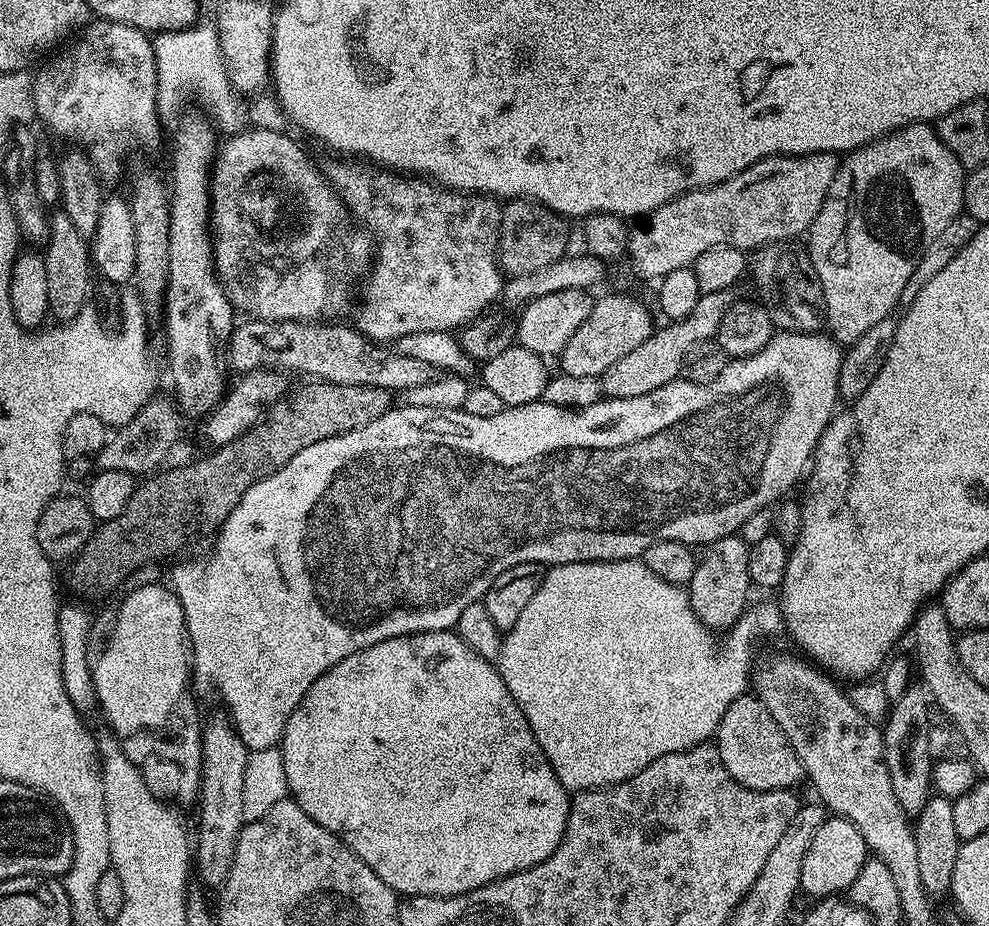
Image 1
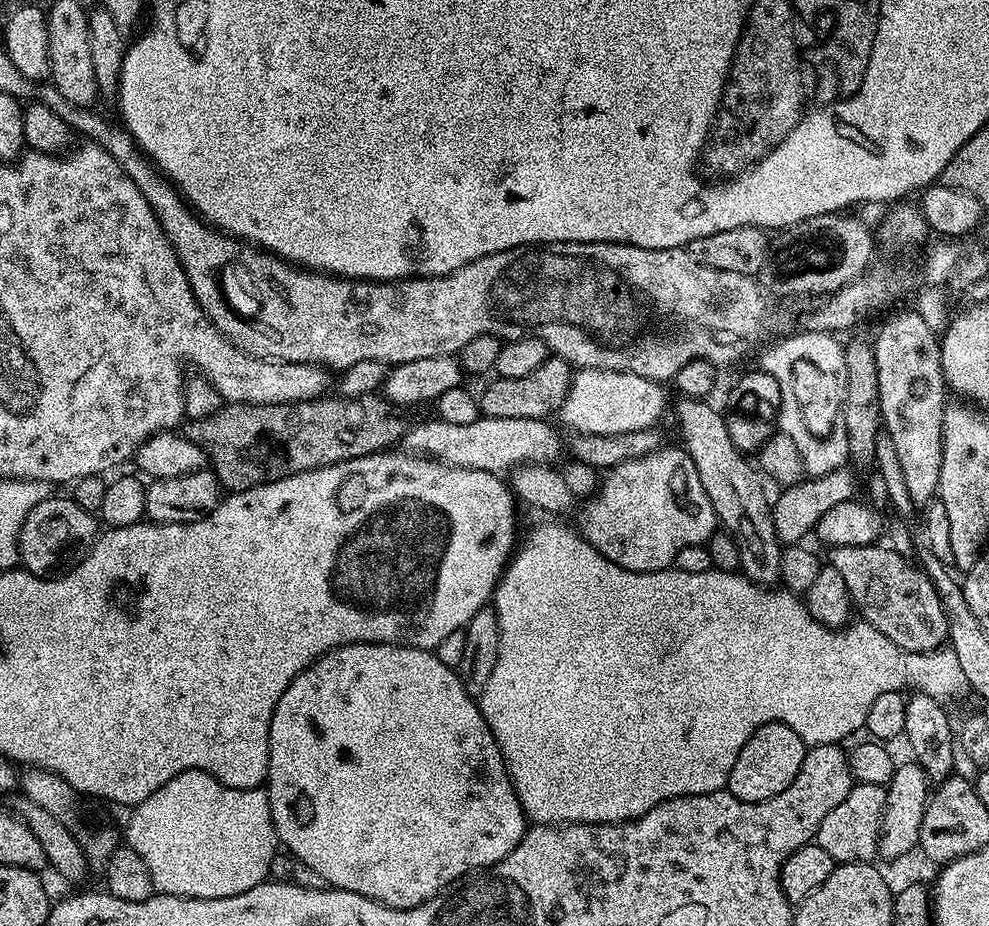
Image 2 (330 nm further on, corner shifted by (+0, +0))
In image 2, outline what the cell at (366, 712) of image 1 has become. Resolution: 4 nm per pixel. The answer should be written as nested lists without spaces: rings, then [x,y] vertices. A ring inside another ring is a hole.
[[[347,644],[327,652],[306,671],[298,674],[298,678],[290,682],[286,694],[282,694],[270,722],[266,791],[276,839],[283,847],[285,844],[314,875],[321,876],[325,885],[362,894],[391,908],[418,906],[437,896],[459,876],[489,868],[494,862],[506,858],[506,854],[518,846],[526,831],[524,811],[508,777],[508,768],[504,765],[494,734],[480,713],[479,703],[469,696],[459,675],[447,668],[437,658],[435,651],[426,648],[401,648],[395,644]]]

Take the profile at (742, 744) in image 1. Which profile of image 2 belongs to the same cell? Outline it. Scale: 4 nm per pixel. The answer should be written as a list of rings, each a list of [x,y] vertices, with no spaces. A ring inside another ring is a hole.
[[[767,724],[762,726],[742,746],[738,758],[734,758],[734,766],[728,775],[727,791],[734,794],[742,802],[762,802],[782,794],[790,782],[800,773],[804,761],[806,745],[790,726],[785,724]]]

